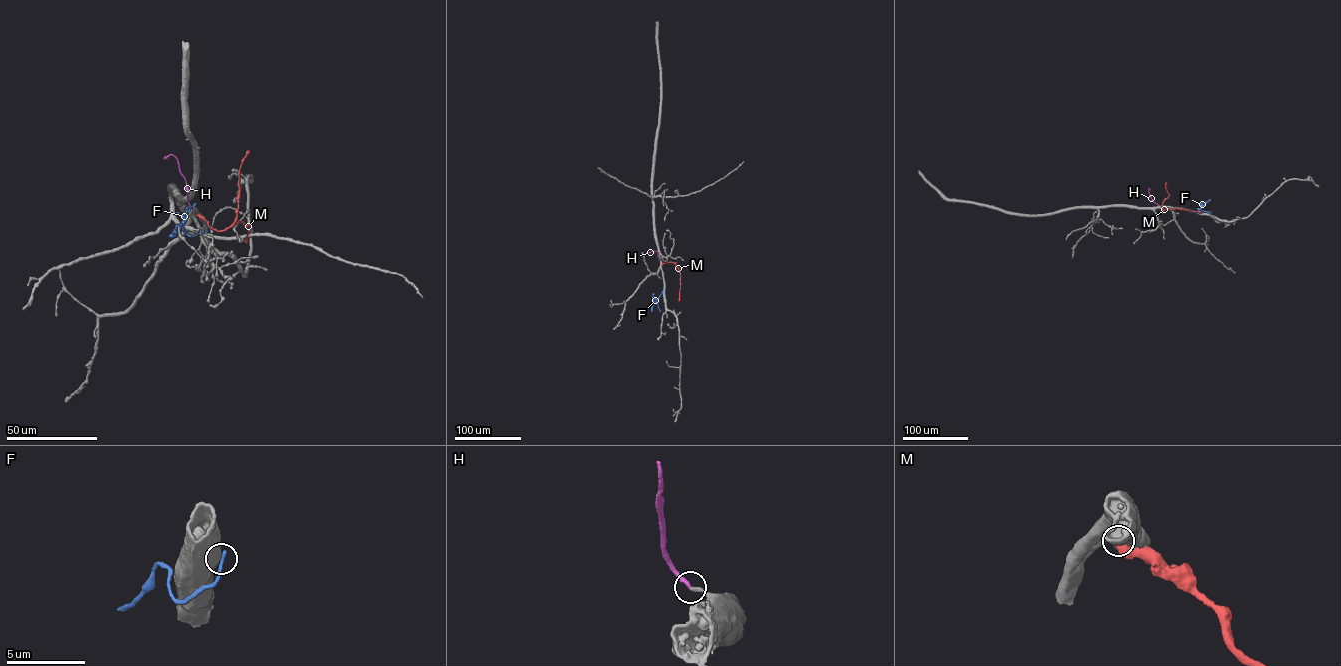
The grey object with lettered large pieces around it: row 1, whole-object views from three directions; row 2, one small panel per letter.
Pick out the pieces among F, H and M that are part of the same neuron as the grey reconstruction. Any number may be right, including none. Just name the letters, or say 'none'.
H

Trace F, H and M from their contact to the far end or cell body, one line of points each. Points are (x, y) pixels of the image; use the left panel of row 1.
F: (207, 228), (203, 233), (200, 229), (189, 236), (177, 225), (175, 233), (169, 237)
H: (191, 207), (177, 160), (169, 154), (164, 158)
M: (195, 213), (217, 230), (225, 230), (238, 222), (249, 225), (245, 241)

